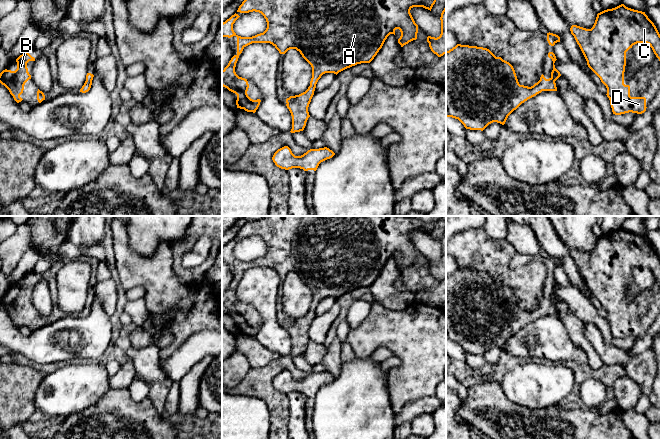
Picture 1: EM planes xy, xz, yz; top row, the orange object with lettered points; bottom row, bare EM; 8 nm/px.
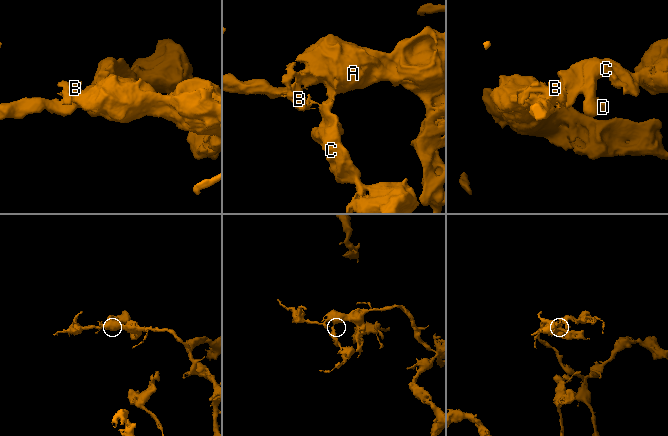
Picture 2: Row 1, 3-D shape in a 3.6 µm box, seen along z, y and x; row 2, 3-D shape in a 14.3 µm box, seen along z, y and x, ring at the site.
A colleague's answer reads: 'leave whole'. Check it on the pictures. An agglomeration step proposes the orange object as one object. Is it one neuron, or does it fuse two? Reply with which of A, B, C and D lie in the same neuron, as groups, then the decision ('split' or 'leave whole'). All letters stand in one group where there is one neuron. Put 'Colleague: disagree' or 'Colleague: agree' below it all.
A B C D | leave whole
Colleague: agree

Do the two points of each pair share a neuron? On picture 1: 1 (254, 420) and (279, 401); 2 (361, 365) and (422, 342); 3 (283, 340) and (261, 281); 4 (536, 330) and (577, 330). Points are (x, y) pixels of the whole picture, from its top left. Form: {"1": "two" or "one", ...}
{"1": "two", "2": "two", "3": "one", "4": "two"}

